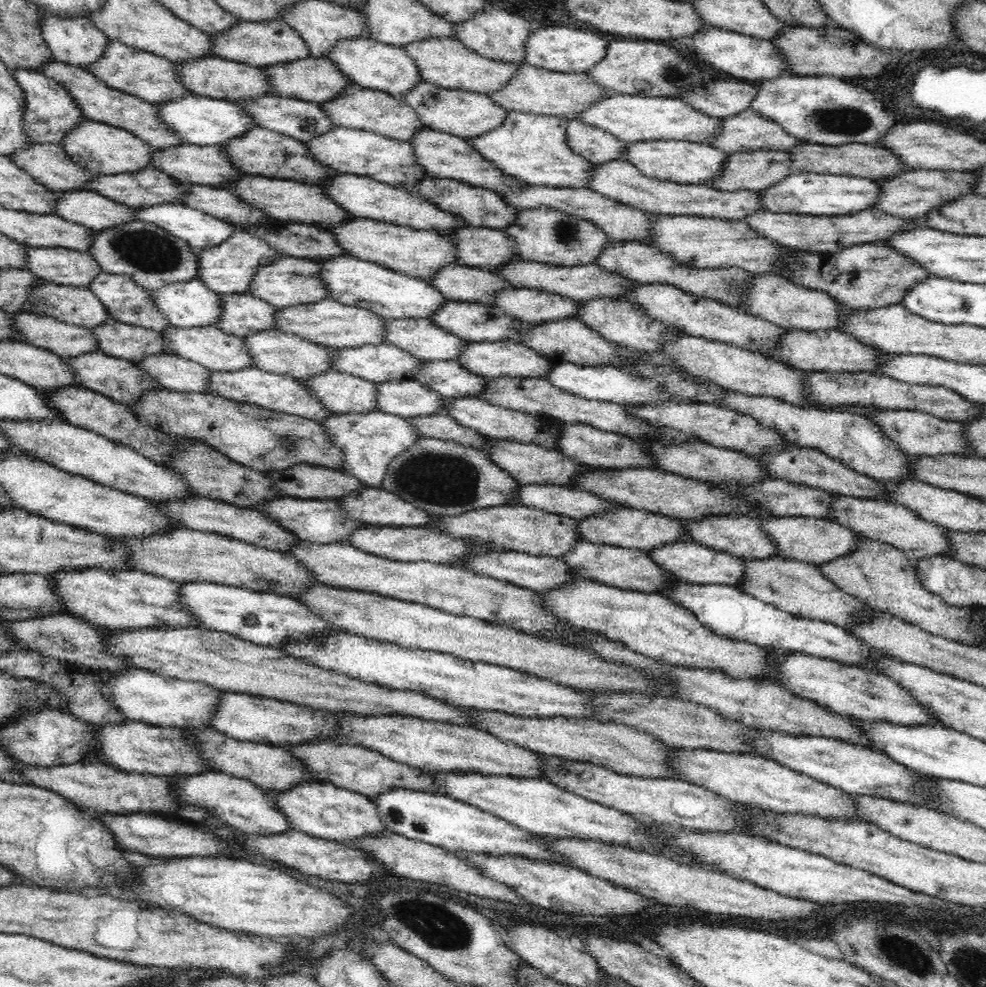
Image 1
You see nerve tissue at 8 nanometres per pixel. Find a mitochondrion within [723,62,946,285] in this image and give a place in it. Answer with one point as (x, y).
(837, 121)

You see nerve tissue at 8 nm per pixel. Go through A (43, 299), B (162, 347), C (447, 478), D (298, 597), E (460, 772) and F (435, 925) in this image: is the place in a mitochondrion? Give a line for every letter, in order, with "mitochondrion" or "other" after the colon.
A: mitochondrion
B: other
C: mitochondrion
D: other
E: other
F: mitochondrion

